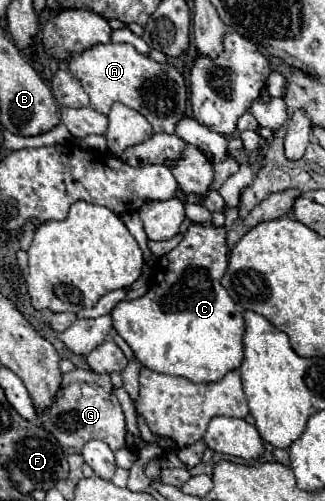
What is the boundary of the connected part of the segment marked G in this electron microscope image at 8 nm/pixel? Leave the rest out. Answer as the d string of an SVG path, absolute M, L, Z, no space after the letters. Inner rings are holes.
M75 368L69 374L63 374L61 388L49 408L45 408L41 414L37 414L41 420L41 426L51 432L61 448L67 454L79 454L79 450L89 440L103 440L109 444L111 450L125 448L125 416L121 410L121 404L115 396L115 388L109 380L109 374L97 374L93 370Z

